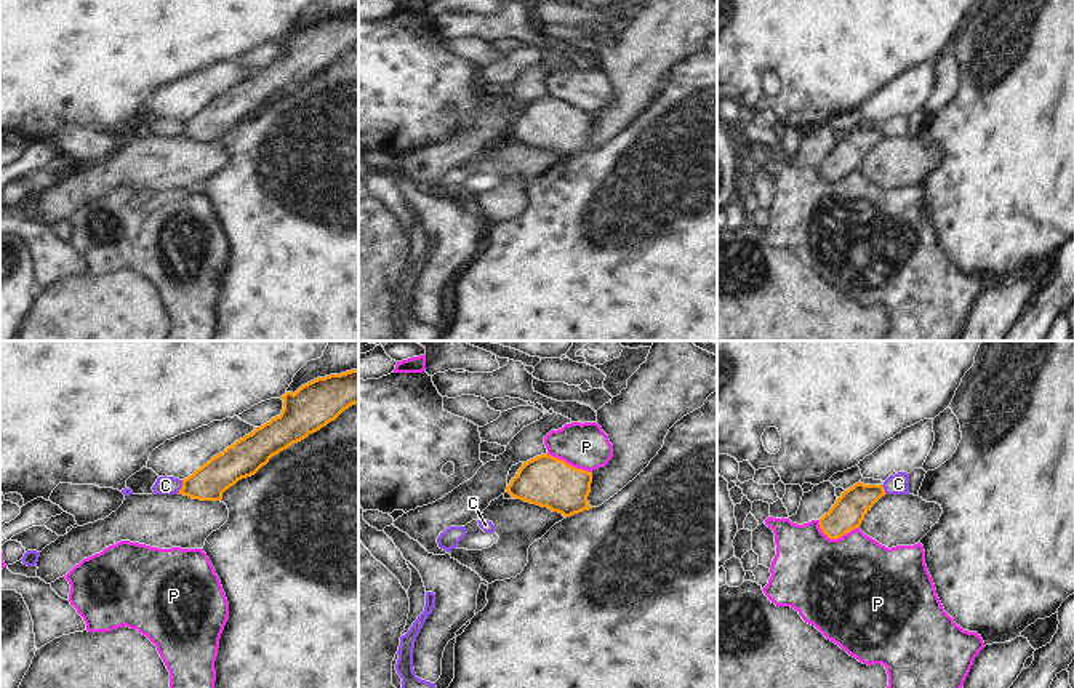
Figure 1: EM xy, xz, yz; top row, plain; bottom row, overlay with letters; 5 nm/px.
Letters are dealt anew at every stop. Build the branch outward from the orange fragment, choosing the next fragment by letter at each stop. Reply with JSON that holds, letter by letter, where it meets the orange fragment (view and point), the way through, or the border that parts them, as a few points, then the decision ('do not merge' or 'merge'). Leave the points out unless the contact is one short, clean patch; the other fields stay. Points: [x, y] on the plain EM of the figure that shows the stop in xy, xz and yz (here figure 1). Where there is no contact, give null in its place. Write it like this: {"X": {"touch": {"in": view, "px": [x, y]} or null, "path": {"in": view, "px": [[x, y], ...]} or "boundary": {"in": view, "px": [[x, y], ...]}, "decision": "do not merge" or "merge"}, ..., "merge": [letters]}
{"C": {"touch": {"in": "xy", "px": [183, 128]}, "boundary": {"in": "xy", "px": [[183, 122], [176, 135]]}, "decision": "do not merge"}, "P": {"touch": {"in": "yz", "px": [836, 180]}, "decision": "do not merge"}, "merge": []}

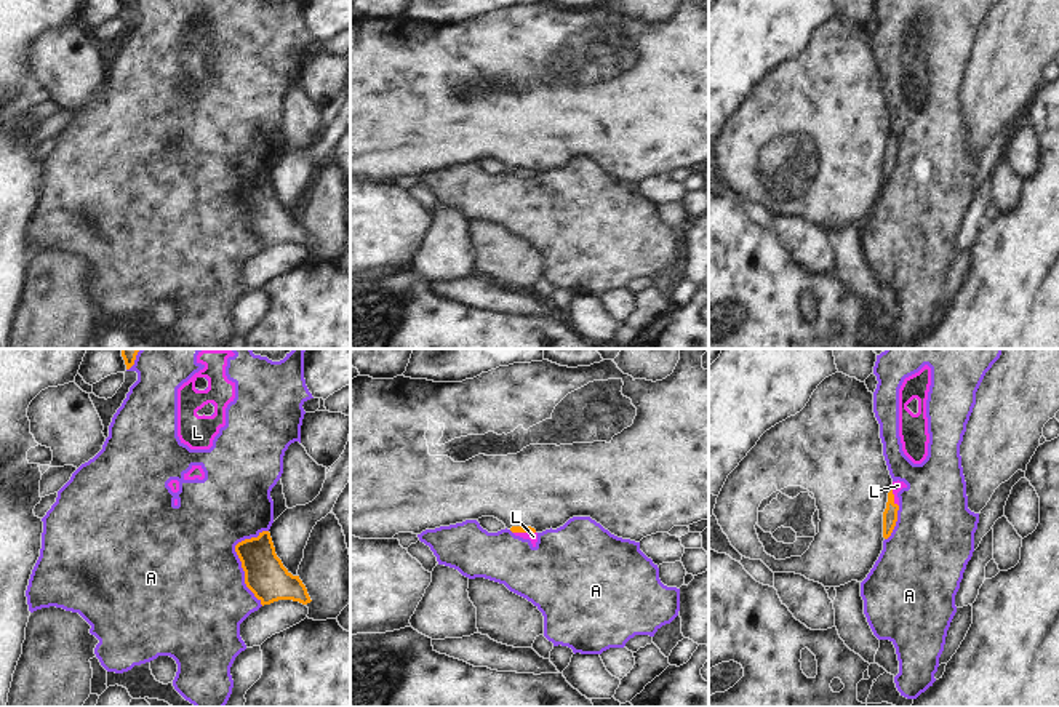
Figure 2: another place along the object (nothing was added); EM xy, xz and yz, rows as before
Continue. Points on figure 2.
{"A": {"touch": {"in": "xy", "px": [240, 202]}, "decision": "do not merge"}, "L": {"touch": {"in": "yz", "px": [893, 139]}, "decision": "do not merge"}, "merge": []}

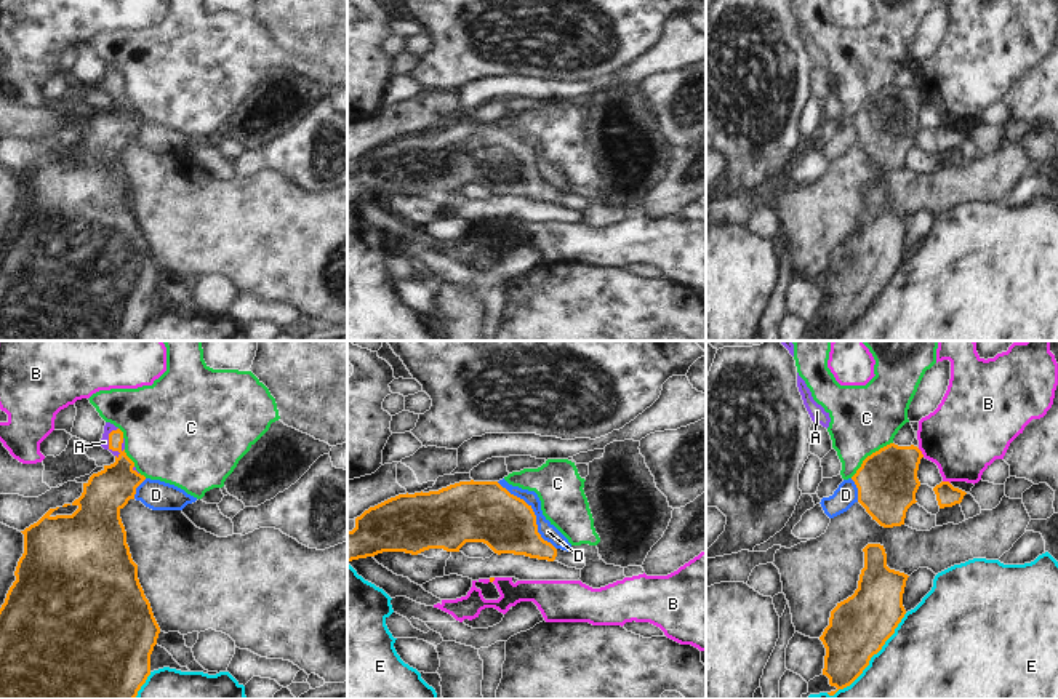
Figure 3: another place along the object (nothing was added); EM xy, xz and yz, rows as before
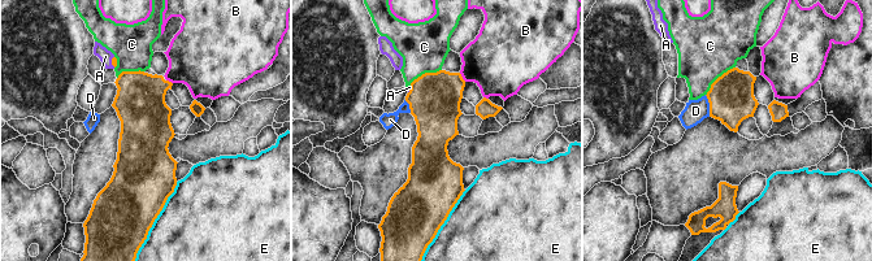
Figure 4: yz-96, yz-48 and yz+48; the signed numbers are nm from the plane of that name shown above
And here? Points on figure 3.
{"A": {"touch": {"in": "xy", "px": [109, 85]}, "path": {"in": "xy", "px": [[108, 133], [119, 122], [109, 85], [104, 83]]}, "decision": "merge"}, "B": {"touch": {"in": "yz", "px": [921, 95]}, "decision": "do not merge"}, "C": {"touch": {"in": "yz", "px": [871, 96]}, "decision": "do not merge"}, "D": {"touch": {"in": "xz", "px": [533, 154]}, "boundary": {"in": "xz", "px": [[496, 123], [532, 151], [537, 173], [556, 191]]}, "decision": "do not merge"}, "E": {"touch": {"in": "yz", "px": [869, 301]}, "decision": "do not merge"}, "merge": ["A"]}

